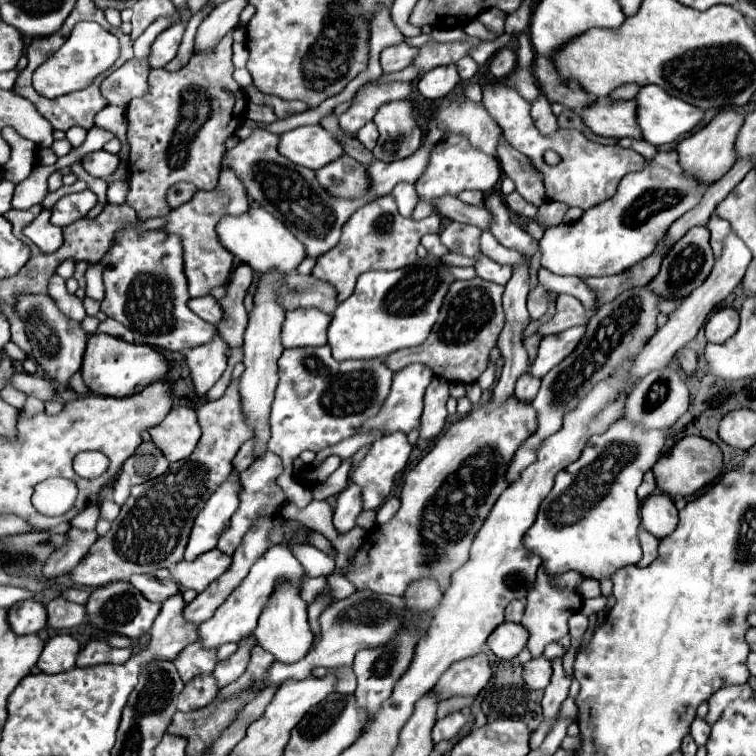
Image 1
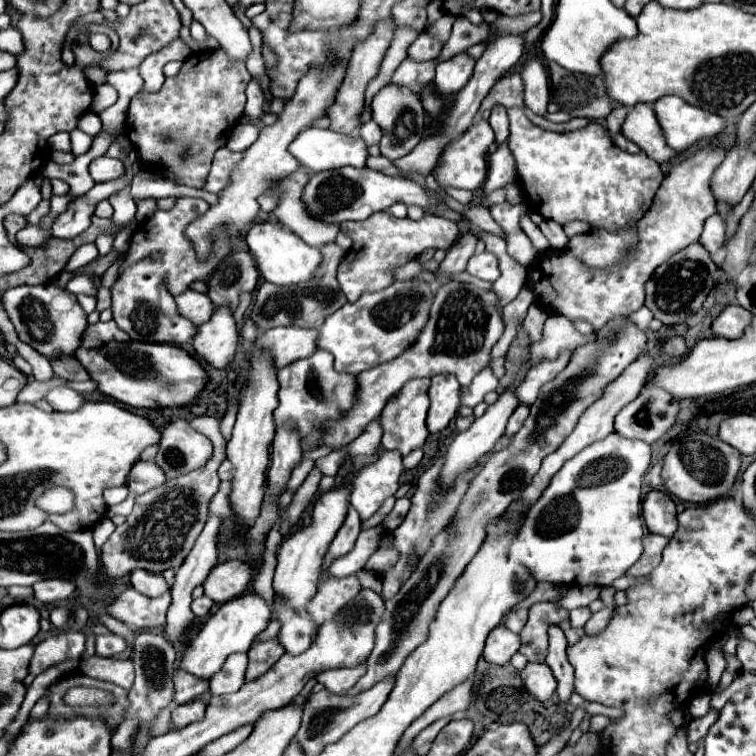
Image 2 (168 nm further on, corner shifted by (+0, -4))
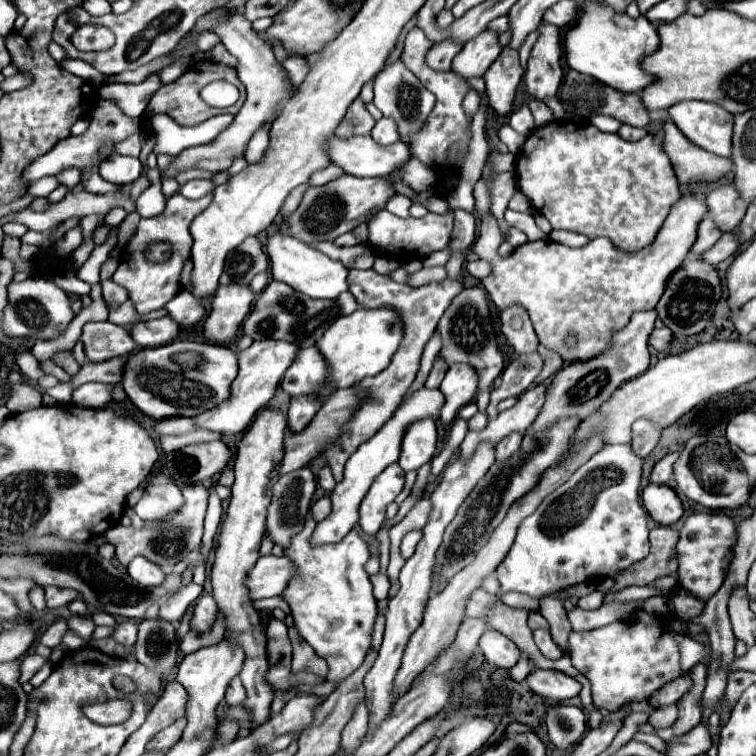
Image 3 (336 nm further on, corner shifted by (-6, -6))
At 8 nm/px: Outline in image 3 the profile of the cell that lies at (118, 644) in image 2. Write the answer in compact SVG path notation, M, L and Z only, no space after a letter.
M119 621L117 631L113 633L113 639L125 647L133 647L137 641L137 623L135 621Z

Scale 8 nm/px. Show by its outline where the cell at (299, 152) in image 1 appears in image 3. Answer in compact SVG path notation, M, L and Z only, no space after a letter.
M331 135L325 145L331 163L353 177L387 177L411 157L405 143L383 147L369 135L349 139Z

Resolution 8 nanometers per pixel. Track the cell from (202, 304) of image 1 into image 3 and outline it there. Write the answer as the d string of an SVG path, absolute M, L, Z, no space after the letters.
M183 289L183 293L179 293L177 297L173 297L173 299L167 303L165 309L167 309L167 313L169 313L179 325L183 325L183 327L187 327L187 329L193 329L193 327L195 327L197 323L201 323L201 321L205 319L205 315L207 315L207 311L205 311L201 299L195 297L193 293L185 291L185 289Z

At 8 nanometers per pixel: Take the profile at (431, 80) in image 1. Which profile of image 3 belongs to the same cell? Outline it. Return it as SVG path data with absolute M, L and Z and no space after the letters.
M483 31L475 41L463 45L463 49L453 59L453 73L465 81L471 77L483 77L491 63L499 57L501 47L497 45L497 35L493 31Z

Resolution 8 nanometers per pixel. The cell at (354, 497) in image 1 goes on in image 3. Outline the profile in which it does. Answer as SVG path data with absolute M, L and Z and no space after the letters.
M309 513L303 531L291 537L291 543L285 549L285 557L289 557L295 567L295 575L281 597L289 603L293 621L303 639L319 657L327 659L327 679L341 681L361 667L367 651L371 649L377 601L373 601L373 587L363 567L369 559L369 549L355 529L351 529L339 543L311 547L309 537L316 525L312 513Z

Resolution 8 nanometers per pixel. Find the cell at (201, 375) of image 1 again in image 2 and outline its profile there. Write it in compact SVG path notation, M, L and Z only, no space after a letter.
M215 307L211 319L197 327L197 335L193 337L195 355L201 361L207 361L213 367L223 369L235 355L237 349L237 327L233 319L233 311L229 307Z

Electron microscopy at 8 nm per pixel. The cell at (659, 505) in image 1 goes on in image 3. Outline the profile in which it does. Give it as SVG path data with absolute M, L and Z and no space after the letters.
M653 483L647 485L641 493L641 499L643 499L643 507L653 517L653 521L663 527L677 523L683 515L681 499L667 485L653 485Z

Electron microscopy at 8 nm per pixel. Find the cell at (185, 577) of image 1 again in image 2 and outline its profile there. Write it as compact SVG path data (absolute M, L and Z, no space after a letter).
M225 561L215 565L203 583L205 595L211 597L215 603L227 603L237 595L243 595L249 589L249 583L255 575L255 565L245 561Z

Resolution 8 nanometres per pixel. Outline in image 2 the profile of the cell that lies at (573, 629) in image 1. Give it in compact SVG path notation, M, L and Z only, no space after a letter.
M579 607L579 609L573 609L569 613L569 617L571 617L573 627L583 627L587 623L587 619L591 617L591 611L589 611L589 607Z

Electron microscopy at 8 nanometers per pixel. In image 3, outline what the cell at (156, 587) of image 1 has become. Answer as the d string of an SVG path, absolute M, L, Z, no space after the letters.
M135 557L127 565L127 573L141 585L149 585L149 587L159 587L165 581L165 571L159 565L147 561L145 557Z

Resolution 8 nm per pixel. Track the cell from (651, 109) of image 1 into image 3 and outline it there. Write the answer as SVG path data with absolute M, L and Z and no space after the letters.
M681 101L667 113L691 143L709 153L731 157L733 115L723 107L705 101Z

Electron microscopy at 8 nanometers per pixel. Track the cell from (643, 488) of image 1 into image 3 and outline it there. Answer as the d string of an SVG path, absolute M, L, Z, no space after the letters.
M667 453L655 467L653 467L653 473L651 473L651 483L657 483L657 485L669 485L671 479L673 479L673 463L677 461L679 453Z

